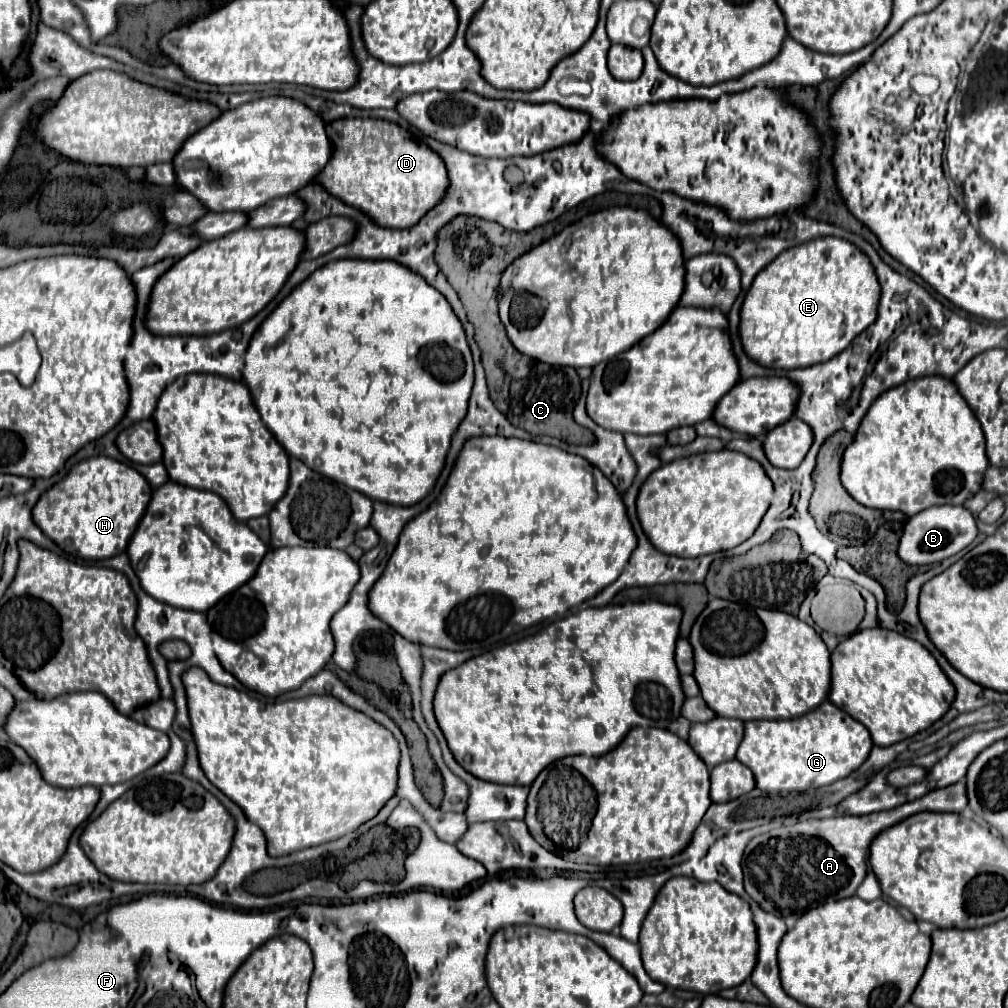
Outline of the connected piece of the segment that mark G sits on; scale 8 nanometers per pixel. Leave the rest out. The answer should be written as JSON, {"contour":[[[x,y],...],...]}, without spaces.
{"contour":[[[822,702],[818,708],[812,712],[794,718],[794,720],[754,720],[754,722],[744,722],[744,738],[738,746],[736,760],[740,760],[744,766],[748,766],[754,774],[756,786],[764,792],[804,792],[810,786],[820,788],[828,786],[856,768],[868,758],[872,750],[872,738],[868,730],[856,722],[852,716],[848,716],[844,710],[834,706],[832,702]]]}

